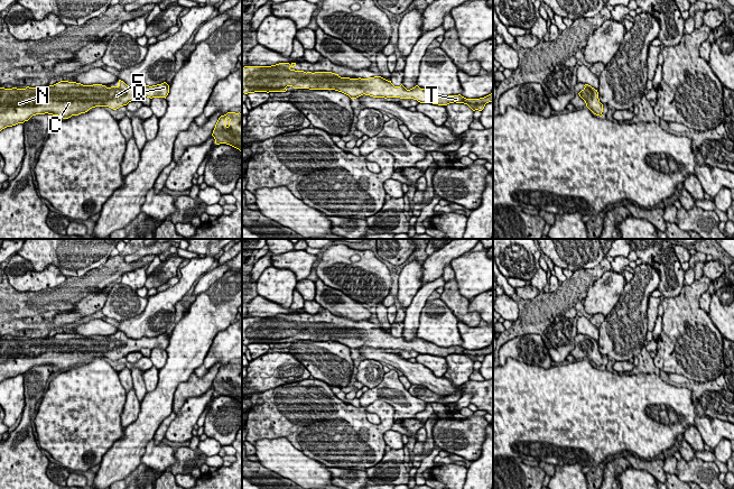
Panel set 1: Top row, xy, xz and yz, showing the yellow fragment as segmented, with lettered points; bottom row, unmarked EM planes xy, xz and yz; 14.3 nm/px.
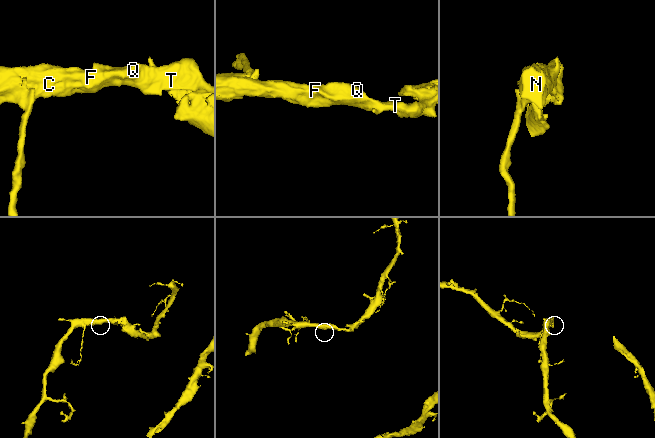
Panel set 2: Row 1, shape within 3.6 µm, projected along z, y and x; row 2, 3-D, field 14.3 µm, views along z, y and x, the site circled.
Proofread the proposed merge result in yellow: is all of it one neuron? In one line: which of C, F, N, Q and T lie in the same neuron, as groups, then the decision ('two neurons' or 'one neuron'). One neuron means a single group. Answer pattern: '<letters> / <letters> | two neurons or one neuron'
C F N Q T | one neuron

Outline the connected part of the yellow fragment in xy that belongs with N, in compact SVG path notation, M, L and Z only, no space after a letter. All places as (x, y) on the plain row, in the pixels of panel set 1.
M121 331L118 338L111 339L68 332L38 339L0 339L0 382L24 375L36 366L48 365L68 370L95 358L117 361L143 348L166 350L168 344L169 336L166 333L152 338L132 339Z

